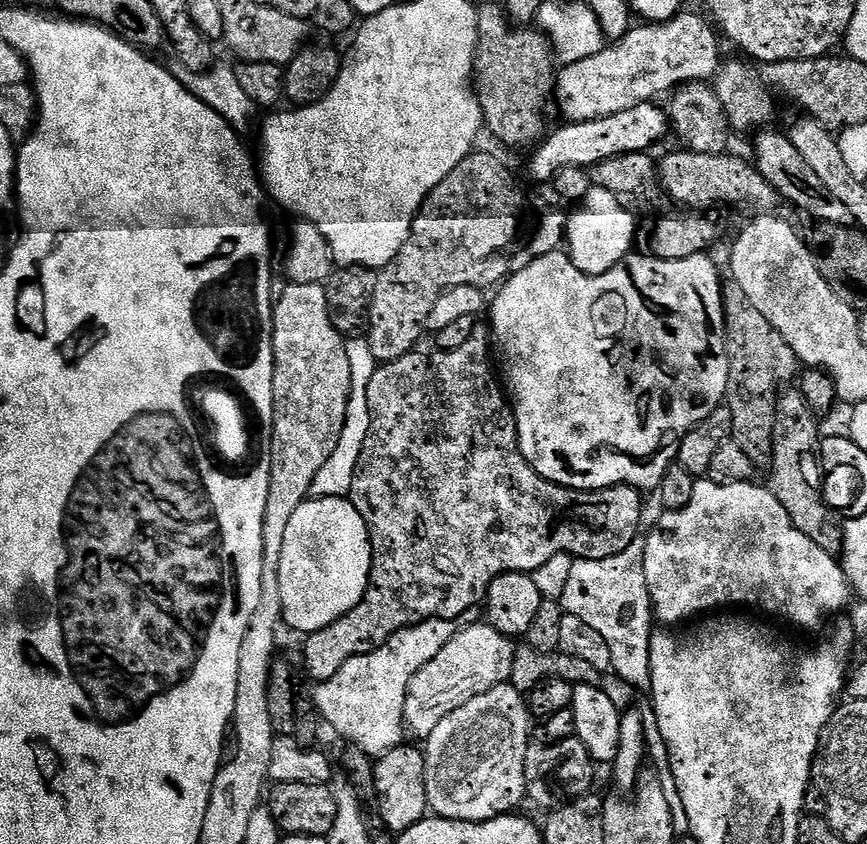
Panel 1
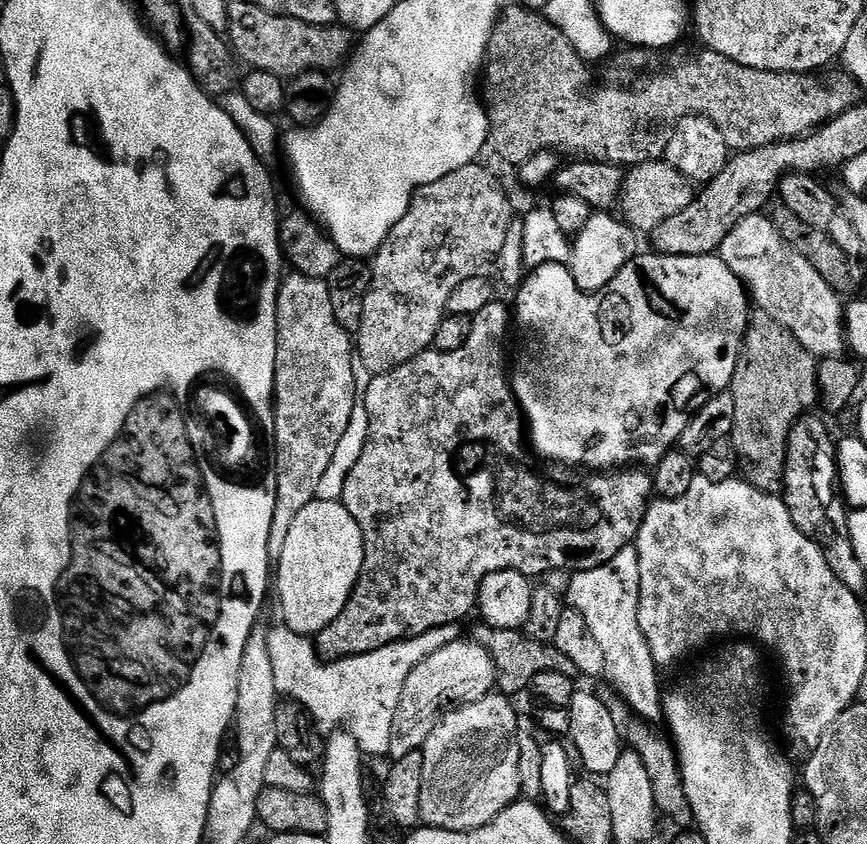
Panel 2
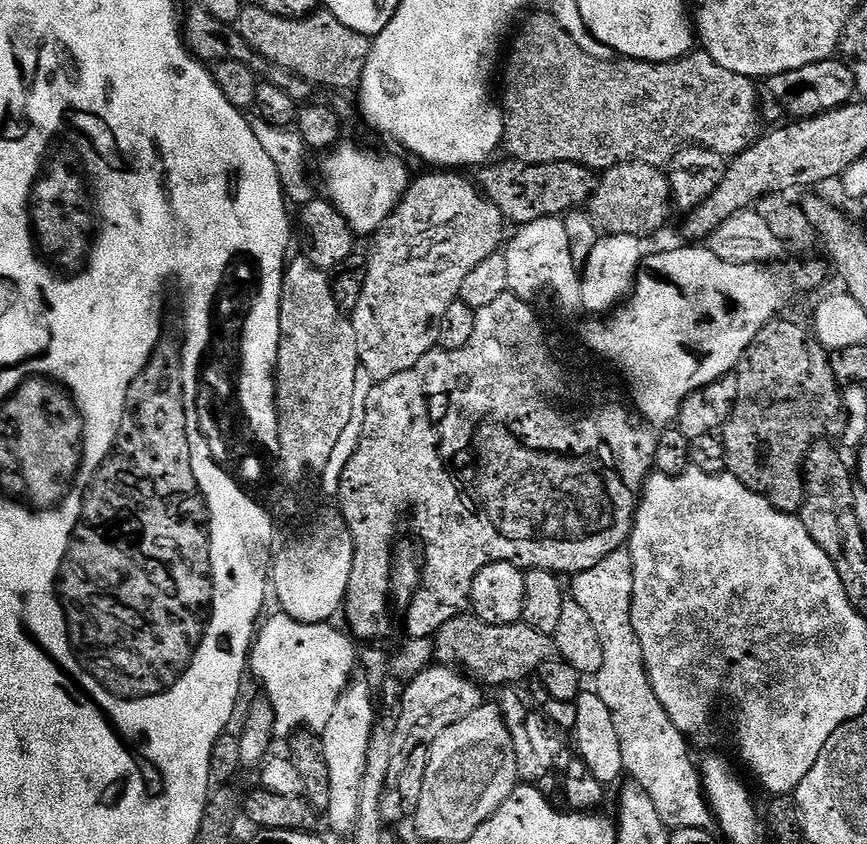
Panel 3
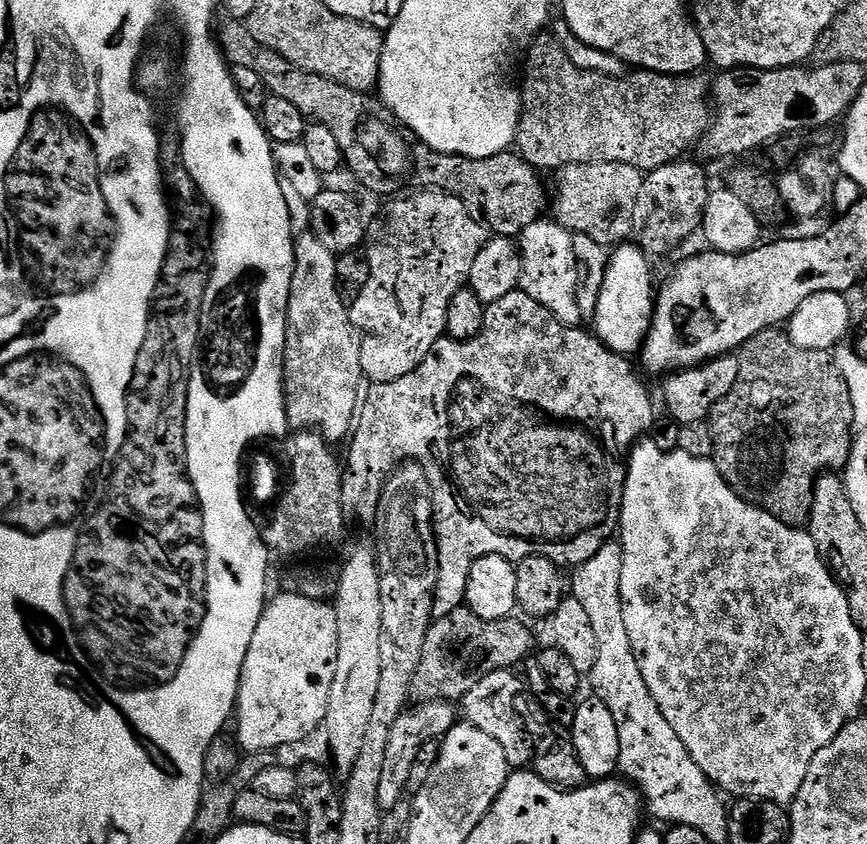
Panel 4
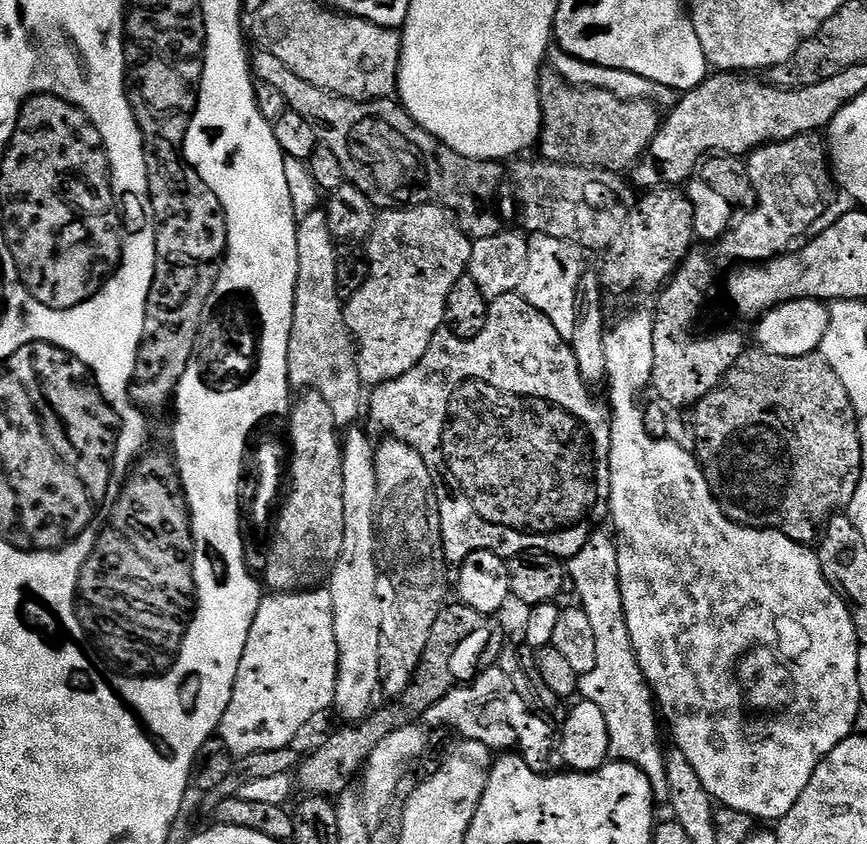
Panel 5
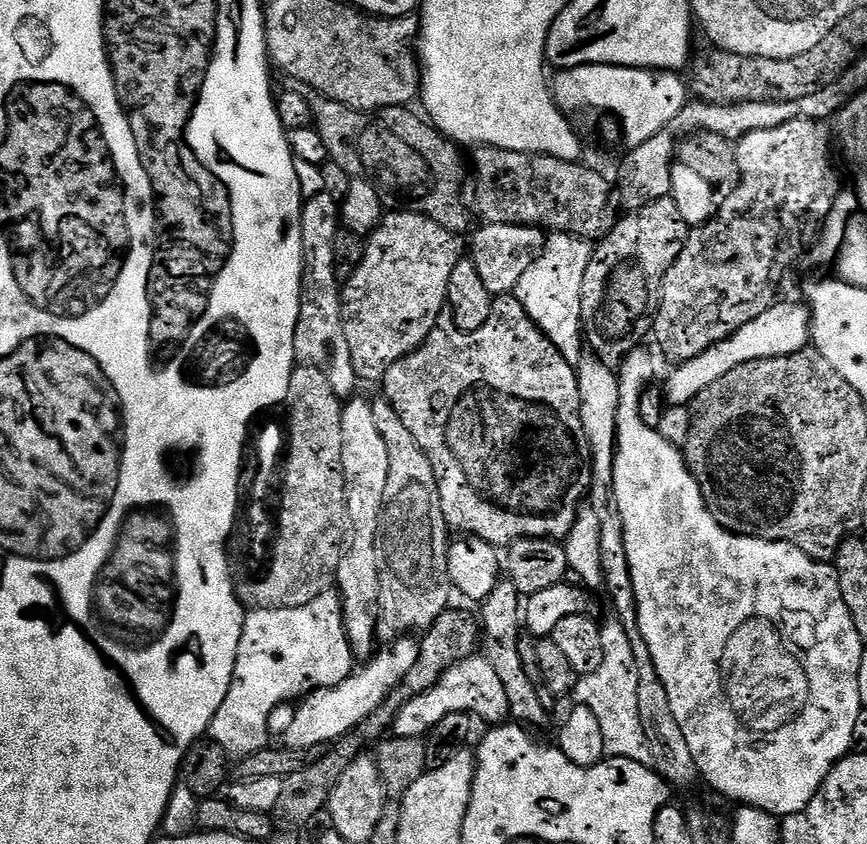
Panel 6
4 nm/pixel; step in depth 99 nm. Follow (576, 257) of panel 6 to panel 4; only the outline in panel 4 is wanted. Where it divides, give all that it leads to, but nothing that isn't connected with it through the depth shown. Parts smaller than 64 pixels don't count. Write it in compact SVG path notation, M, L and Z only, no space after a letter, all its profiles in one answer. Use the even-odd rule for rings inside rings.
M551 218L535 220L518 237L520 257L522 258L522 278L519 291L530 294L534 302L546 306L554 318L558 318L566 325L576 326L581 323L582 317L578 310L576 291L580 285L578 270L574 258L573 233Z

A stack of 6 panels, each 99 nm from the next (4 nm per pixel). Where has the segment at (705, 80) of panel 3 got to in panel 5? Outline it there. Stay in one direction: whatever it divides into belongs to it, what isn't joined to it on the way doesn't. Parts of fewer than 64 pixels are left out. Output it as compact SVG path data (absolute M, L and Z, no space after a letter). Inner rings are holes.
M555 70L540 73L540 105L542 126L538 141L539 155L556 164L574 164L577 168L605 168L608 172L623 173L643 157L648 144L655 138L662 123L662 112L648 98L624 100L601 88L581 88L572 84Z

